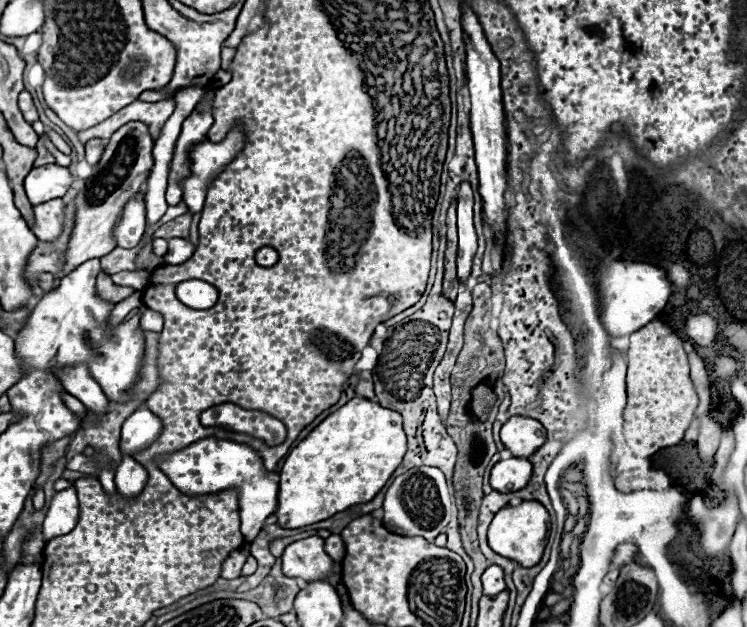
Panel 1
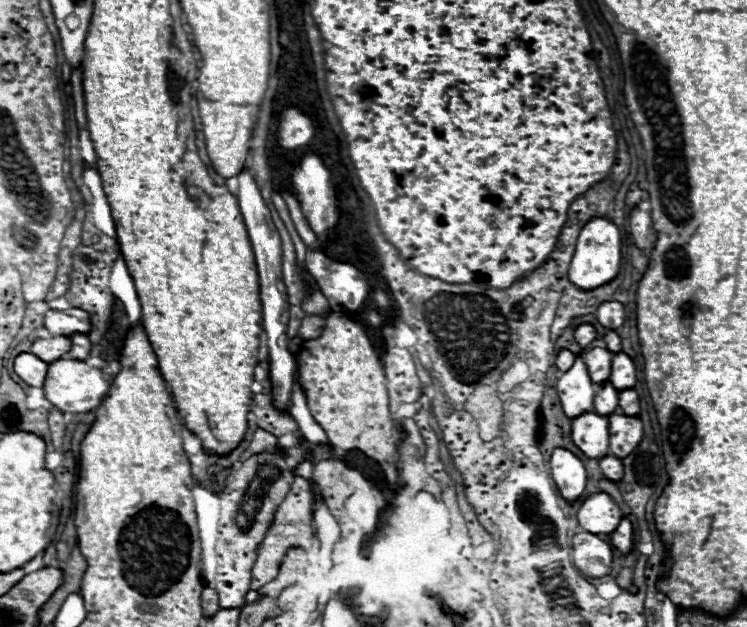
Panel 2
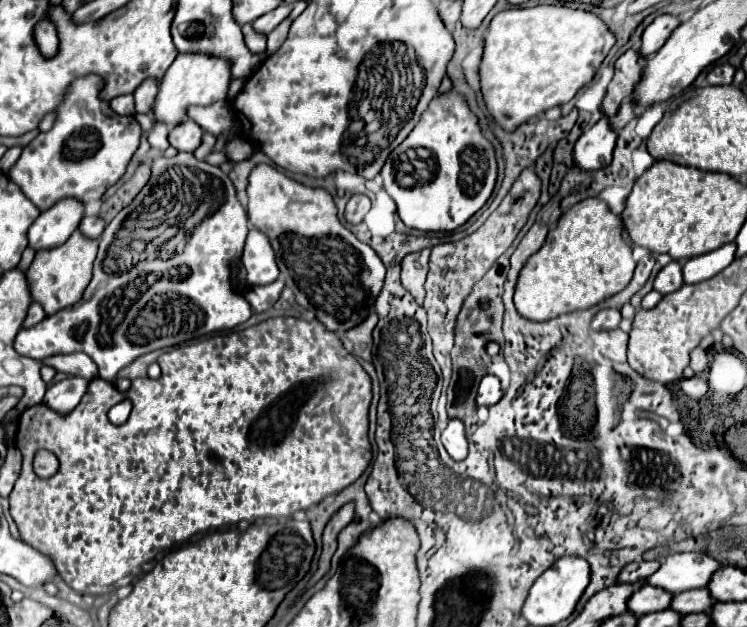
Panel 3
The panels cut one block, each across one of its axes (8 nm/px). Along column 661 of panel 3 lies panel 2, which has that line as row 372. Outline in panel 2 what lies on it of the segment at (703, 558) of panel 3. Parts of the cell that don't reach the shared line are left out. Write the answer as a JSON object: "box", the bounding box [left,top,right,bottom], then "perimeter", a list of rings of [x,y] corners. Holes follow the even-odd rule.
{"box":[556,356,596,420],"perimeter":[[[576,356],[574,366],[564,372],[558,382],[556,382],[556,392],[562,404],[562,410],[570,420],[582,412],[592,412],[594,410],[594,392],[596,386],[590,380],[588,368],[582,358]]]}

